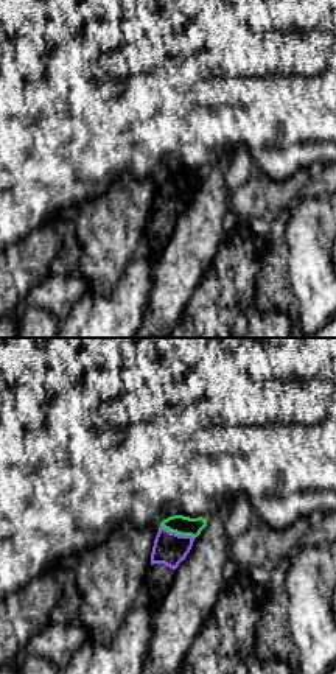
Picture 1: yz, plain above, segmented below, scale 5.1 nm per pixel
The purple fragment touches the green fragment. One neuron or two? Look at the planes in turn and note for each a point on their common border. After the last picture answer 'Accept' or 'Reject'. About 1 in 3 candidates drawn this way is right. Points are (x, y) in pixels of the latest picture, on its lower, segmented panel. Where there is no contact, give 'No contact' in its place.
Touches purple at (178, 534)

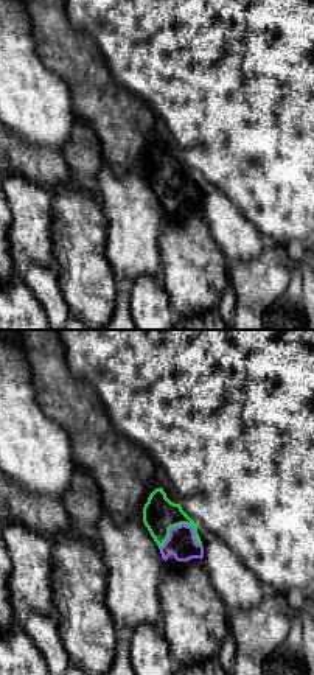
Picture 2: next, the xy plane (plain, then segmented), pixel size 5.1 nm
Touches purple at (181, 524)

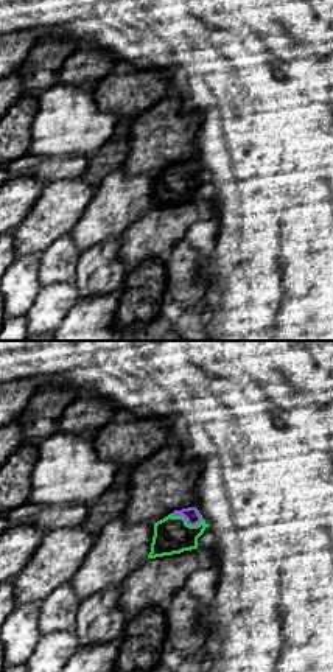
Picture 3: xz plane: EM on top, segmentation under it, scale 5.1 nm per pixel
Touches purple at (187, 521)

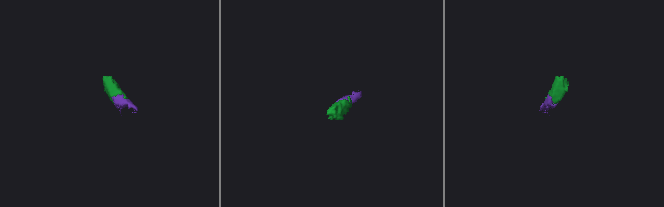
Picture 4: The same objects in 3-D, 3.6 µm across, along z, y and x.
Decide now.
Accept

